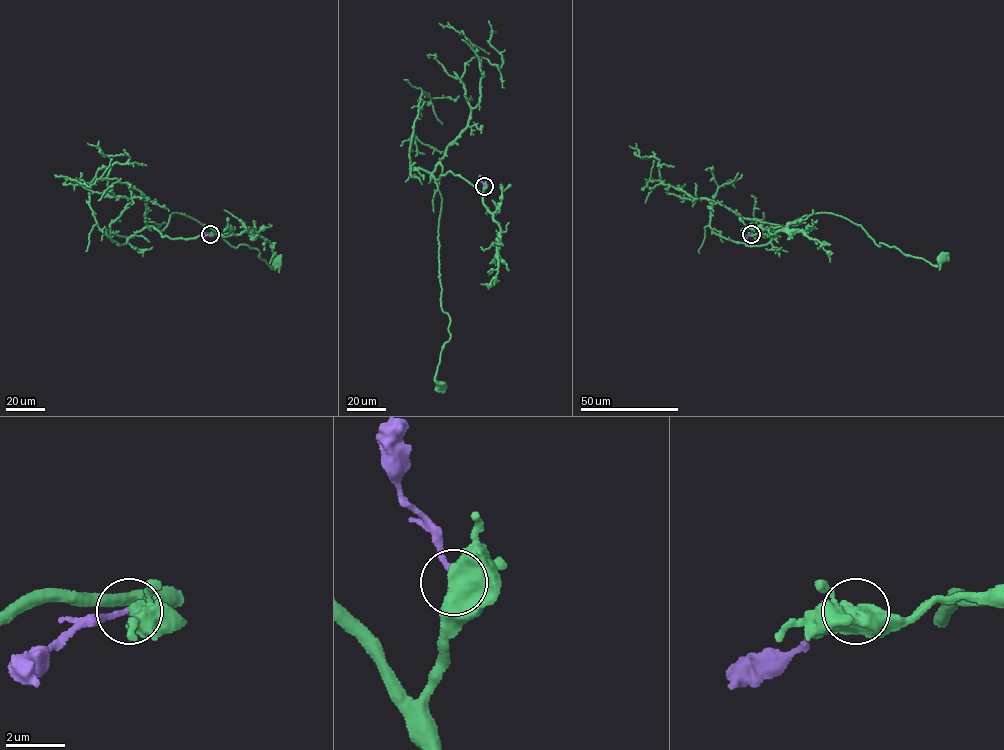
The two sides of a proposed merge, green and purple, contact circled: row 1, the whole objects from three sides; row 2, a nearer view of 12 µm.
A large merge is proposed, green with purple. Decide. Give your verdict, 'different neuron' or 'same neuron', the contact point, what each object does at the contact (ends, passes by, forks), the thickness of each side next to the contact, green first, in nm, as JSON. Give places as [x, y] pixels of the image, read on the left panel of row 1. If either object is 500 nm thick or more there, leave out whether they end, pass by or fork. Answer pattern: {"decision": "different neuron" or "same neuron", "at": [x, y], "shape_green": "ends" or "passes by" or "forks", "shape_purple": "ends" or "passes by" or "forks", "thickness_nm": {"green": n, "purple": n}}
{"decision": "same neuron", "at": [210, 234], "thickness_nm": {"green": 850, "purple": 180}}

